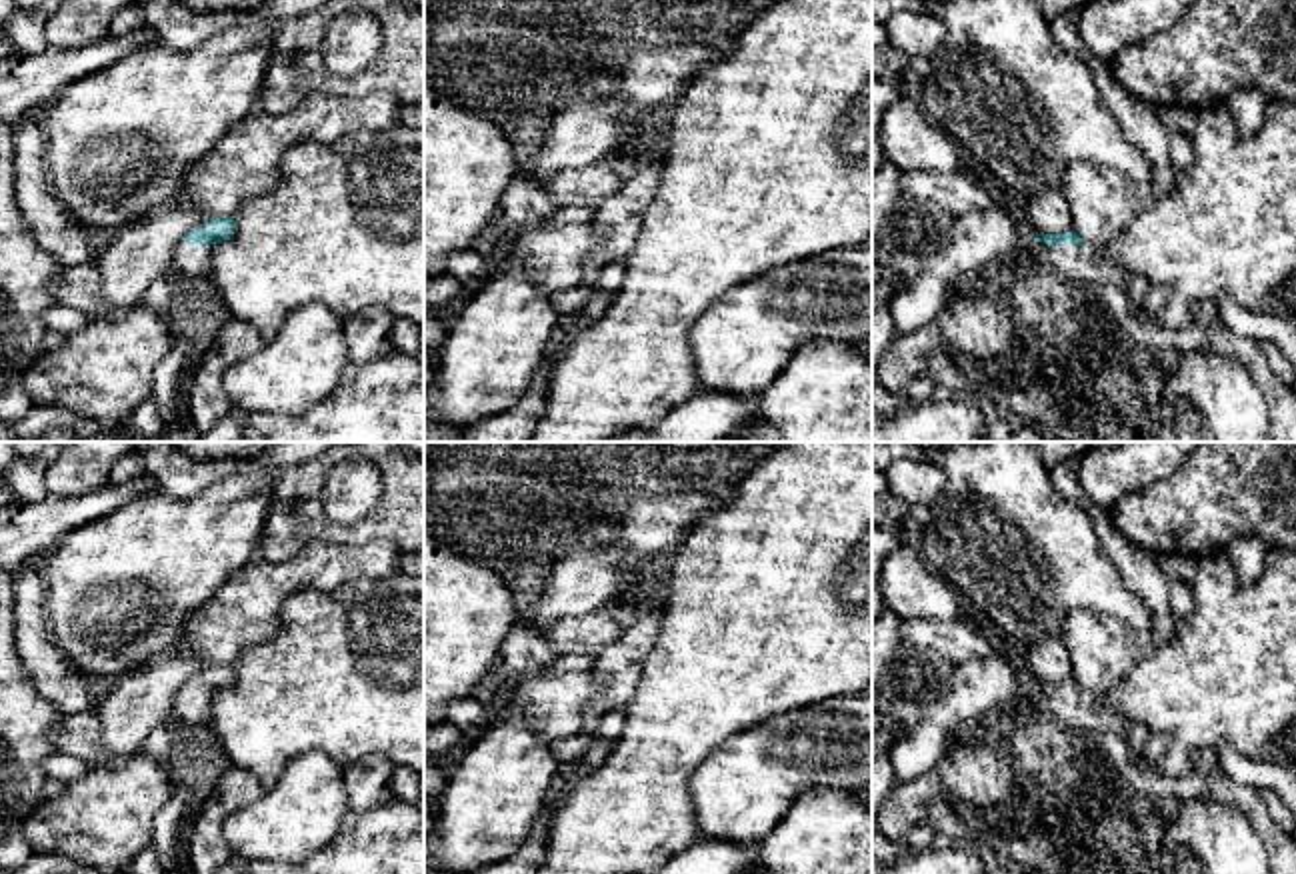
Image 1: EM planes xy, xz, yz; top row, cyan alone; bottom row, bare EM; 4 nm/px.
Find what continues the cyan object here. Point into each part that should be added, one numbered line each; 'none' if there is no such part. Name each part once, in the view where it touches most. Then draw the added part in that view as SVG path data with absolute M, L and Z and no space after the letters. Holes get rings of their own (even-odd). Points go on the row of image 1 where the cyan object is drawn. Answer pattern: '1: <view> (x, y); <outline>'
1: yz (1084, 262); M1042 244L1046 258L1068 278L1082 284L1124 288L1128 272L1094 244Z

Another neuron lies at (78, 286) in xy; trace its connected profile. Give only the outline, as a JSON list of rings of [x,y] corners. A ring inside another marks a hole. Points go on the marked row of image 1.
[[[98,262],[64,268],[54,280],[54,294],[58,304],[82,310],[92,318],[106,314]]]

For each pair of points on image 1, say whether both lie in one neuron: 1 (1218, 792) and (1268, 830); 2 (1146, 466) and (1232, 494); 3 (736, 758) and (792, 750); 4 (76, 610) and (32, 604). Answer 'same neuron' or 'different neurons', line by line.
1: same neuron
2: different neurons
3: same neuron
4: different neurons

